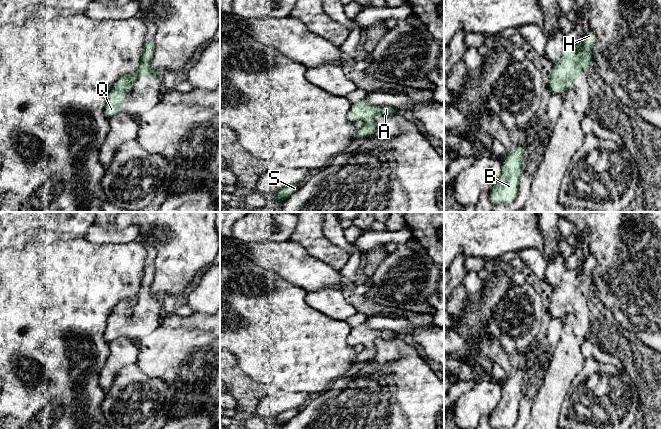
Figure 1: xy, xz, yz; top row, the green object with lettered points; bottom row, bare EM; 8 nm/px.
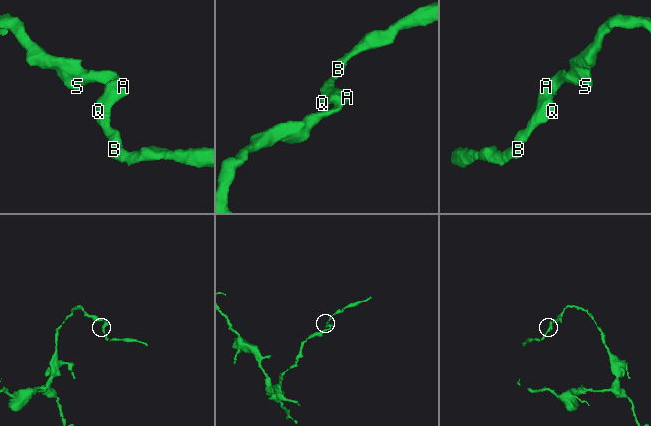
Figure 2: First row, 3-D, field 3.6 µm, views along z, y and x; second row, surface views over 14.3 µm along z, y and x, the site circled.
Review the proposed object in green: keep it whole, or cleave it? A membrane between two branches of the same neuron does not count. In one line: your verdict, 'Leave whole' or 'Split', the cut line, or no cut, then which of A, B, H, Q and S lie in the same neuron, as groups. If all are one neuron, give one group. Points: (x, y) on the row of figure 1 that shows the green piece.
Leave whole. No split. Groups: A B H Q S

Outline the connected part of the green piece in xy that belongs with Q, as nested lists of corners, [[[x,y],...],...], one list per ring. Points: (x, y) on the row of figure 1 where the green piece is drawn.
[[[154,40],[145,42],[144,51],[142,53],[139,67],[137,68],[135,75],[127,74],[123,75],[114,85],[109,92],[106,101],[105,115],[109,118],[123,111],[123,104],[125,102],[125,96],[133,90],[134,82],[140,77],[150,77],[153,83],[158,83],[162,80],[161,73],[155,71],[150,62],[153,59],[156,45]]]

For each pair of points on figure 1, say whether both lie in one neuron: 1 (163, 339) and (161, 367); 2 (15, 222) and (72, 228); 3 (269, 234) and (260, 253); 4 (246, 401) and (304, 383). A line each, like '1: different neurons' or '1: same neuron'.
1: same neuron
2: same neuron
3: different neurons
4: different neurons

